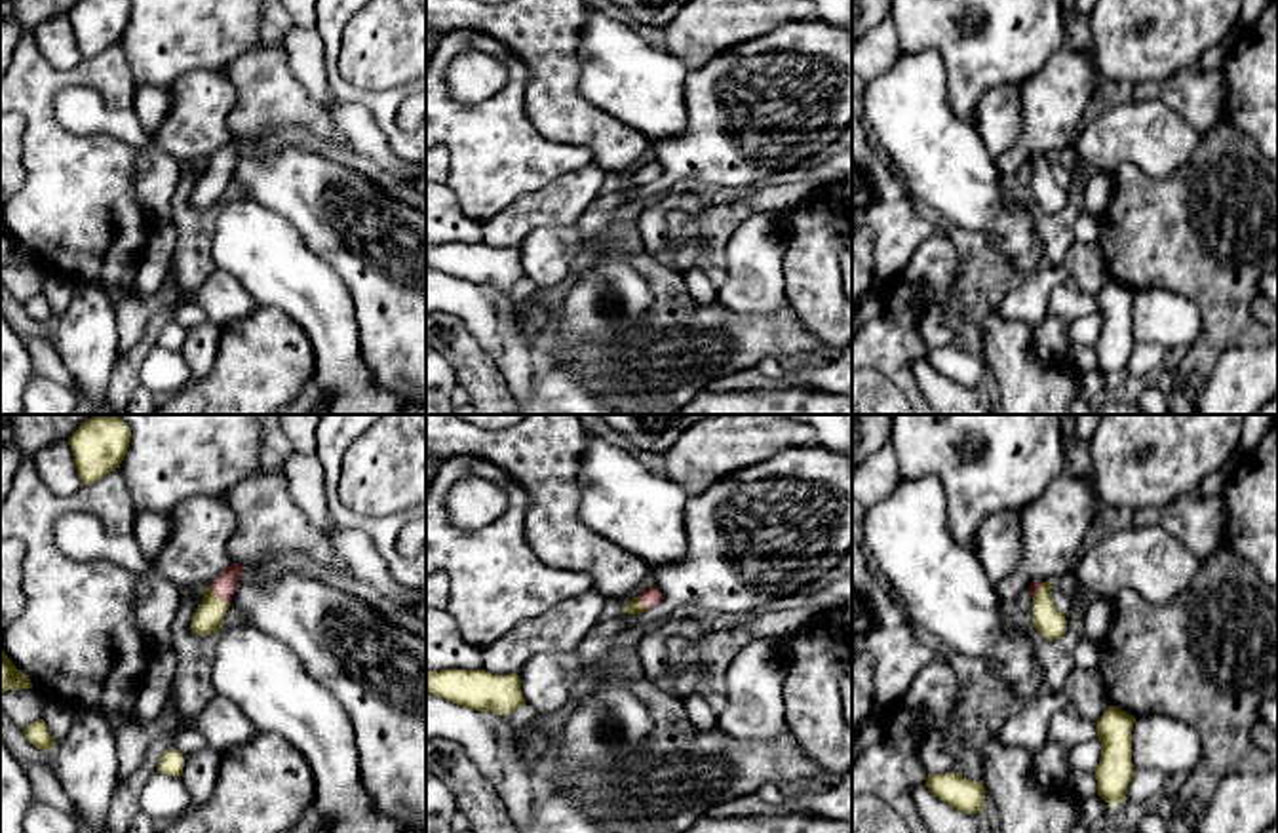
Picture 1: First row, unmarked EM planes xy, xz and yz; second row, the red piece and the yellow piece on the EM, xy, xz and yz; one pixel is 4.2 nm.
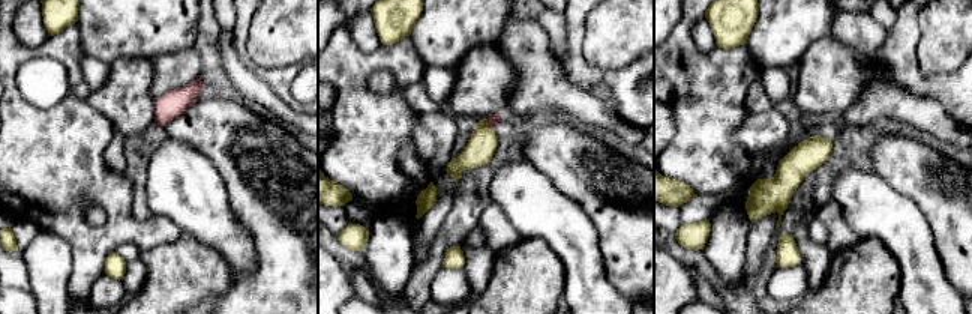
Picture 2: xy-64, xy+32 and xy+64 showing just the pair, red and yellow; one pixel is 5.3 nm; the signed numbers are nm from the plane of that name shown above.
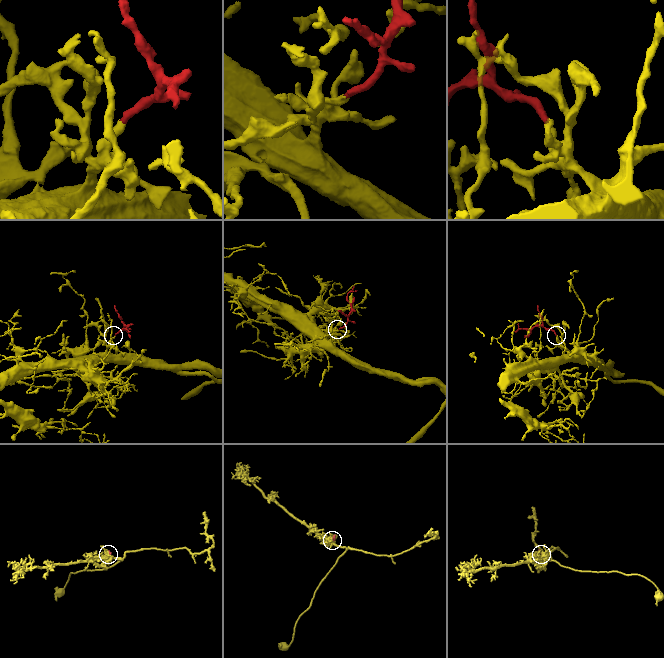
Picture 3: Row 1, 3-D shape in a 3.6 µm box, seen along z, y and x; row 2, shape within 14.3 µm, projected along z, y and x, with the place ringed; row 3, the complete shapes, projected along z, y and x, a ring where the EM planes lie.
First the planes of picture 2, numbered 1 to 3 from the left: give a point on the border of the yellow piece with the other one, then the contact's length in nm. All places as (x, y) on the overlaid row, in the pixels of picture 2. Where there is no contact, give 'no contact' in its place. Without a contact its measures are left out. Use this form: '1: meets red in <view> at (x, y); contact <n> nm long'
1: no contact
2: meets red in xy+32 at (488, 123); contact 80 nm long
3: no contact

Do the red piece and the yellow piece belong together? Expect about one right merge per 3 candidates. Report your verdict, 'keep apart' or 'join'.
join

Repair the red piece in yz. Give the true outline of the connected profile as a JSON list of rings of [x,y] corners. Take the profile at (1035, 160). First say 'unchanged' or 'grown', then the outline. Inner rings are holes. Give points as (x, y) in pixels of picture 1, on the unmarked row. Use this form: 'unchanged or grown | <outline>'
grown | [[[1033,154],[1029,167],[1033,169],[1033,198],[1036,205],[1054,215],[1067,205],[1067,192],[1055,183],[1052,175],[1052,156]]]

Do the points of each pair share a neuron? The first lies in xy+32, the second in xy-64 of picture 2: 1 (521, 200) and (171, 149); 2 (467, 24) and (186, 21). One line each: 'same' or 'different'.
1: same
2: same

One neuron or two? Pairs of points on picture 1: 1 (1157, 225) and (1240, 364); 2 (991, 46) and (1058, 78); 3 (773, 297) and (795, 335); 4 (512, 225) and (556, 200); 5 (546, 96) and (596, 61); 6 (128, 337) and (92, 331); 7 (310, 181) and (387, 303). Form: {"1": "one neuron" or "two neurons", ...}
{"1": "two neurons", "2": "two neurons", "3": "two neurons", "4": "one neuron", "5": "two neurons", "6": "two neurons", "7": "one neuron"}

